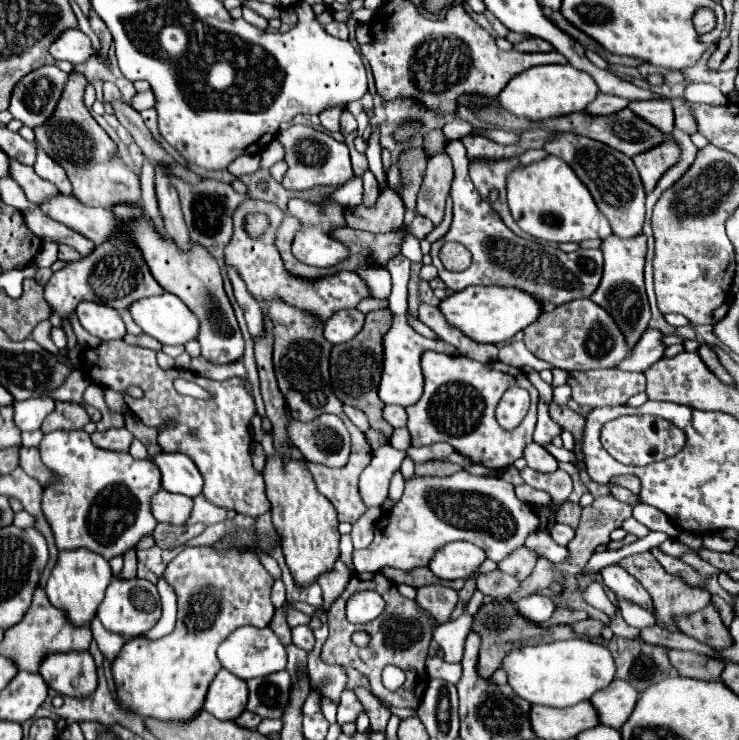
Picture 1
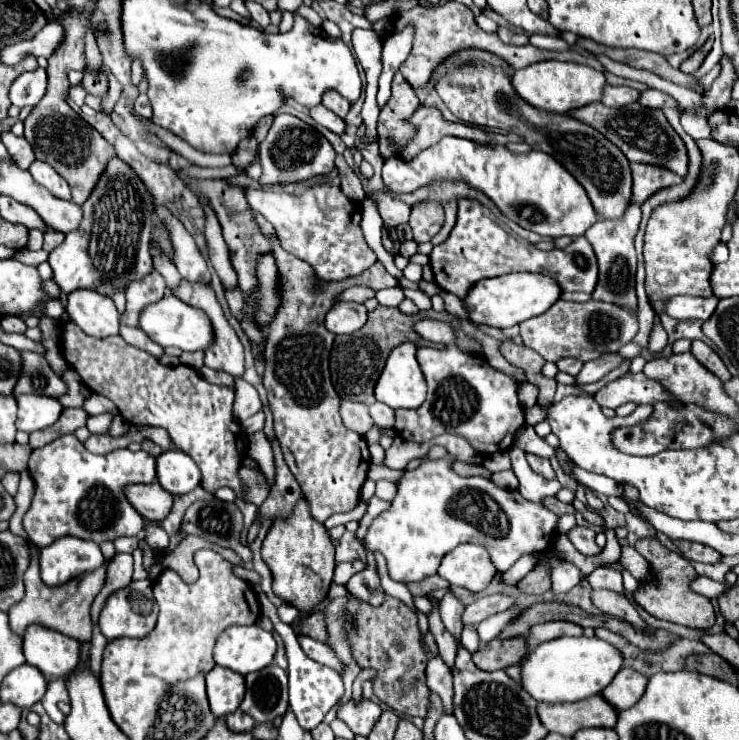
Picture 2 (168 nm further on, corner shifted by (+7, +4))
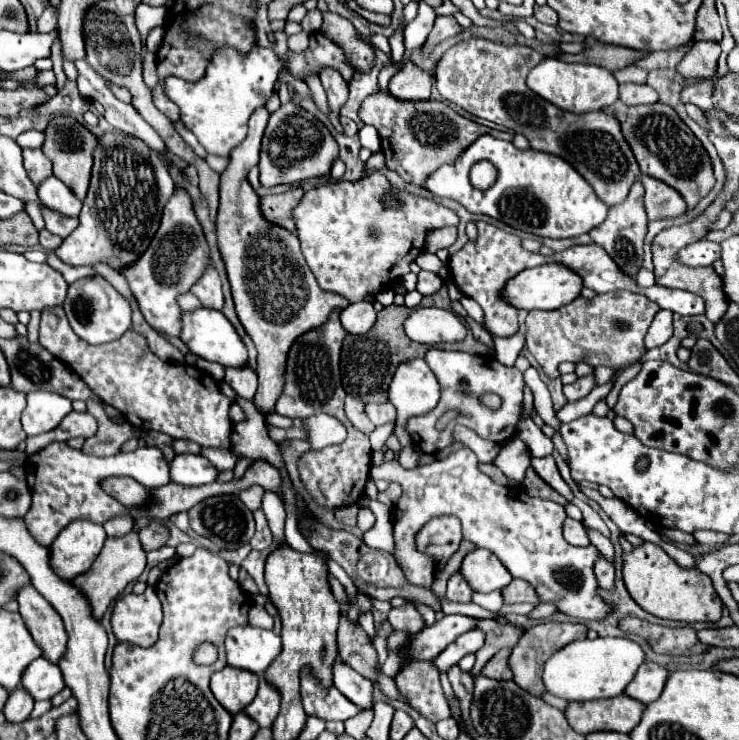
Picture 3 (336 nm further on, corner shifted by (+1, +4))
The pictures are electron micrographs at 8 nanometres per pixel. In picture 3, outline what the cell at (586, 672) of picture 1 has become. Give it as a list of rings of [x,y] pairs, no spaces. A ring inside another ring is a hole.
[[[597,637],[583,639],[565,645],[561,651],[551,655],[545,663],[543,683],[551,695],[563,697],[567,701],[591,701],[591,699],[609,699],[625,691],[635,677],[639,665],[645,663],[643,649],[625,637]]]

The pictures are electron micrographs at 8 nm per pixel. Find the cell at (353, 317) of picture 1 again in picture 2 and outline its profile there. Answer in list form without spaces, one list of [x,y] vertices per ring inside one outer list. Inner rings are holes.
[[[337,303],[325,317],[325,327],[333,335],[359,331],[367,321],[367,309],[359,303]]]

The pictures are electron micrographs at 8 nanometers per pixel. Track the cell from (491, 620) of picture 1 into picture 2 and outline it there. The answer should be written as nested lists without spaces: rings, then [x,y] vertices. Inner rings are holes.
[[[495,637],[483,649],[473,653],[473,663],[483,671],[497,671],[509,665],[517,665],[527,653],[527,637],[501,639]]]

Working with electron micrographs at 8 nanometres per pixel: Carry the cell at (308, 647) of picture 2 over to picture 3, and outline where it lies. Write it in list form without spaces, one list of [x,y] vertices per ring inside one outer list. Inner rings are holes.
[[[337,661],[333,665],[333,685],[361,709],[373,709],[373,683],[361,677],[349,665]]]

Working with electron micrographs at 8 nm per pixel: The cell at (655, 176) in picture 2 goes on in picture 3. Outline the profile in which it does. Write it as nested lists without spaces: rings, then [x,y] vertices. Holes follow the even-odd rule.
[[[641,175],[641,183],[645,187],[645,211],[649,215],[649,221],[673,219],[685,213],[687,205],[683,197],[679,197],[679,193],[667,187],[663,181]]]

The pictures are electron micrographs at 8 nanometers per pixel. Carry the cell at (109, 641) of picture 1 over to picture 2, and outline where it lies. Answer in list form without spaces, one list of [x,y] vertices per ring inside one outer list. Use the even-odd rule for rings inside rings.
[[[115,555],[109,563],[107,563],[107,577],[103,583],[103,589],[99,591],[99,595],[95,597],[93,605],[91,605],[91,621],[93,625],[97,625],[99,619],[99,611],[105,603],[105,599],[115,593],[121,587],[127,587],[131,583],[131,575],[133,575],[133,557],[131,555]]]

